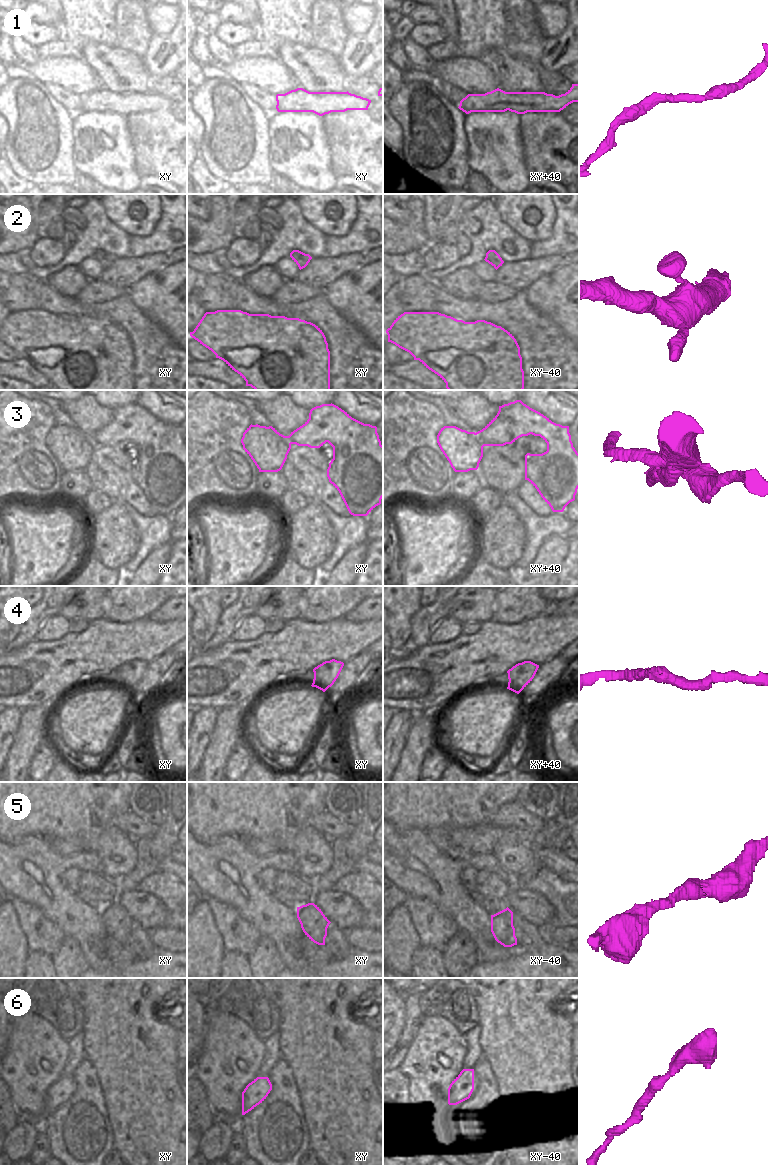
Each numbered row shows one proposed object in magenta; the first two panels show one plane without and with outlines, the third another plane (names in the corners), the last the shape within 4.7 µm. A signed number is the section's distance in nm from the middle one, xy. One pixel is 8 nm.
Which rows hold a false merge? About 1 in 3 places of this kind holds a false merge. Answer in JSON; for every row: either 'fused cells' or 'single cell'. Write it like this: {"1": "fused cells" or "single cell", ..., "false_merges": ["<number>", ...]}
{"1": "single cell", "2": "single cell", "3": "fused cells", "4": "fused cells", "5": "single cell", "6": "single cell", "false_merges": ["3", "4"]}

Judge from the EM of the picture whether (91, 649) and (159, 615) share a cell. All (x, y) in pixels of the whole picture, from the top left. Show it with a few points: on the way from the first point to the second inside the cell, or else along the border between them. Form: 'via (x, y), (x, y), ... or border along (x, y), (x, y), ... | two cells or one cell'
border along (147, 617), (155, 622), (173, 621) | two cells

